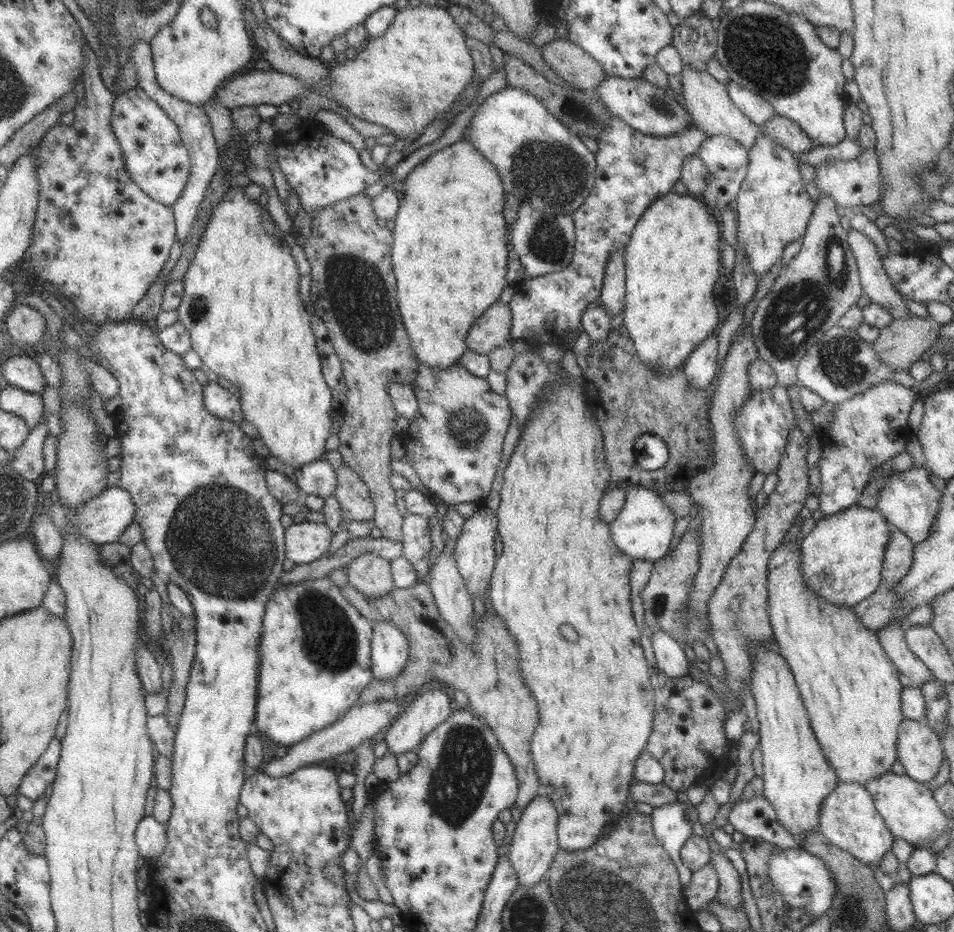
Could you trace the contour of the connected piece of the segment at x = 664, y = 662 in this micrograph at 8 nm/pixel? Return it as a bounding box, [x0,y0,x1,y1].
[651,631,688,680]

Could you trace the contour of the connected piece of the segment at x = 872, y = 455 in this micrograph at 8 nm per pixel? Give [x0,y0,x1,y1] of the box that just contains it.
[816,380,919,515]

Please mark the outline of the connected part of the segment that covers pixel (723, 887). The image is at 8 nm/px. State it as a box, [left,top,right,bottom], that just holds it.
[709,852,741,910]

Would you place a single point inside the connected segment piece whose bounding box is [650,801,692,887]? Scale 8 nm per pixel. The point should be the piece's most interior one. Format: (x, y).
(671, 829)

